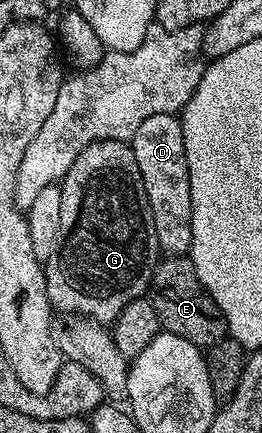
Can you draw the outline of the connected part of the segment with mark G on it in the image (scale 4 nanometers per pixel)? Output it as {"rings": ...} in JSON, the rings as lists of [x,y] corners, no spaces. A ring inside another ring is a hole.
{"rings":[[[98,140],[85,146],[61,181],[61,238],[57,238],[57,250],[53,250],[45,262],[47,293],[52,309],[56,313],[86,316],[89,320],[110,326],[129,302],[140,299],[150,289],[151,276],[160,259],[149,198],[130,143],[125,140]]]}

